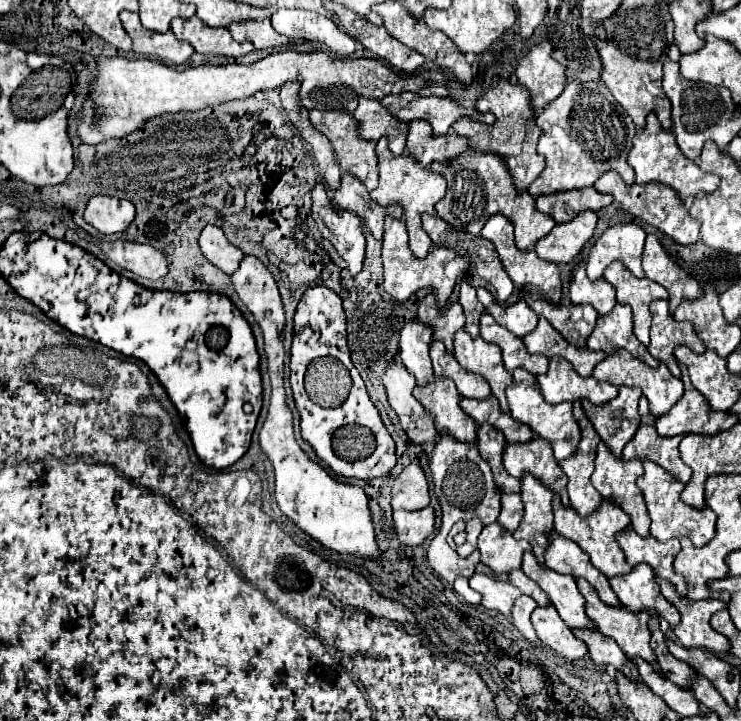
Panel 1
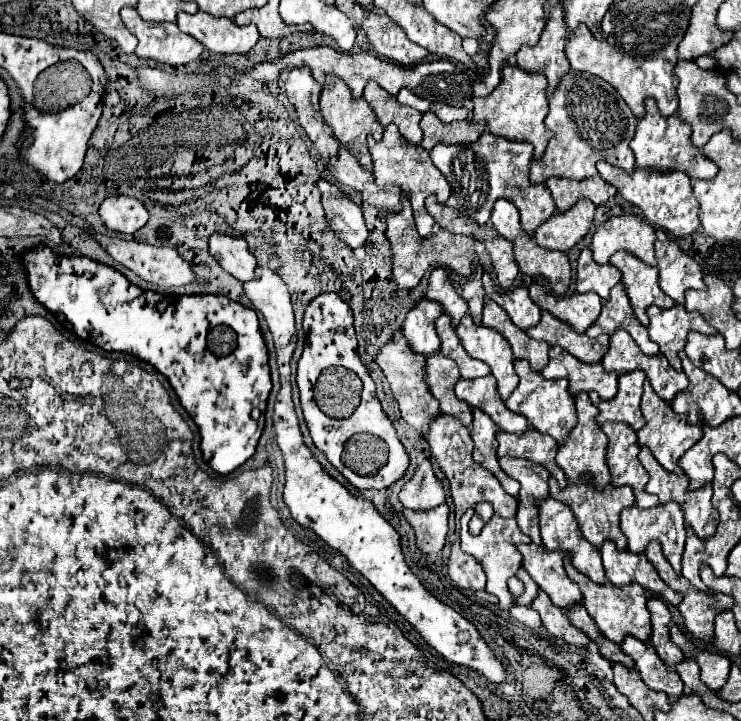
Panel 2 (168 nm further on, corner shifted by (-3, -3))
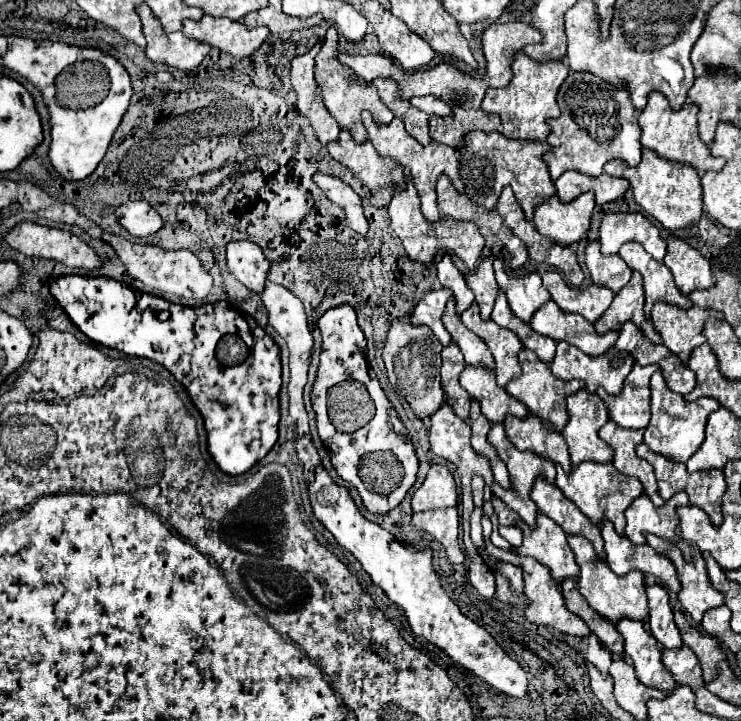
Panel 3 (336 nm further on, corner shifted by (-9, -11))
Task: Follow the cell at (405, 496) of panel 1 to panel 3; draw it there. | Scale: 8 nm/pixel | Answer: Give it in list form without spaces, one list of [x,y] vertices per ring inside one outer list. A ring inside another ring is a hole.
[[[433,464],[427,472],[425,482],[415,490],[411,498],[411,508],[413,512],[423,512],[447,506],[457,506],[455,480],[445,466]]]

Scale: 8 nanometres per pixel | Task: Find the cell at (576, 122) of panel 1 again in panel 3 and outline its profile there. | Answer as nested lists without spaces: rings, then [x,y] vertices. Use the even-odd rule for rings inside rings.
[[[569,70],[565,84],[559,88],[557,104],[559,104],[561,116],[555,120],[549,120],[551,134],[547,142],[551,148],[543,156],[549,168],[551,180],[557,180],[567,170],[577,170],[587,176],[601,176],[603,166],[609,160],[623,160],[629,166],[639,164],[641,128],[637,124],[637,114],[631,104],[629,92],[619,90],[613,84],[593,74]]]

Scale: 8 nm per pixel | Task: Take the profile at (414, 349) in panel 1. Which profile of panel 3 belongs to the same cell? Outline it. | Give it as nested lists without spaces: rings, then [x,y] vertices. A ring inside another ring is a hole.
[[[431,290],[427,292],[421,302],[415,306],[413,314],[411,314],[411,324],[415,326],[429,326],[431,332],[437,336],[437,340],[447,346],[451,344],[451,336],[449,332],[445,330],[443,322],[441,322],[441,316],[443,316],[443,310],[445,310],[445,304],[447,300],[451,298],[451,292],[449,290]]]

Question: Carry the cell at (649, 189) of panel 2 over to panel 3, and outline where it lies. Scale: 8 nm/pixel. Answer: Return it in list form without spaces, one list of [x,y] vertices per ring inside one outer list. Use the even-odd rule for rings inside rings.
[[[645,150],[639,166],[629,168],[621,160],[613,160],[605,164],[605,174],[629,180],[635,202],[667,230],[675,232],[687,228],[689,224],[697,224],[697,220],[701,218],[701,180],[697,170],[687,164],[669,162]]]

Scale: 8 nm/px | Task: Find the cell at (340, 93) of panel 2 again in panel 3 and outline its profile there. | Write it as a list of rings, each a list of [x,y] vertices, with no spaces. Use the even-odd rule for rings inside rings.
[[[335,28],[327,30],[323,48],[317,54],[317,60],[315,60],[315,80],[317,80],[319,88],[321,88],[321,94],[323,94],[327,110],[331,112],[331,116],[339,122],[339,126],[343,130],[351,132],[351,136],[353,136],[353,140],[357,144],[367,142],[367,130],[363,128],[361,112],[371,112],[371,116],[373,116],[373,120],[377,124],[389,124],[393,120],[393,114],[389,112],[389,108],[379,100],[377,88],[373,84],[365,84],[365,82],[357,80],[353,76],[353,72],[337,60],[337,30]]]

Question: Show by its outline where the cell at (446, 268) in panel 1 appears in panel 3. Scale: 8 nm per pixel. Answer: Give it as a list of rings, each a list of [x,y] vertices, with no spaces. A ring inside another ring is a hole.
[[[407,178],[405,190],[395,188],[395,196],[389,204],[389,218],[391,218],[391,228],[401,238],[403,248],[405,248],[409,260],[413,260],[413,262],[429,266],[429,264],[433,264],[435,256],[439,256],[439,254],[443,254],[443,256],[455,254],[457,258],[461,258],[465,262],[465,266],[469,270],[473,270],[475,264],[479,262],[485,240],[479,234],[477,226],[473,222],[459,222],[459,220],[453,220],[453,218],[441,218],[441,220],[429,224],[419,210],[419,196],[417,196],[417,190],[415,190],[411,178]]]

